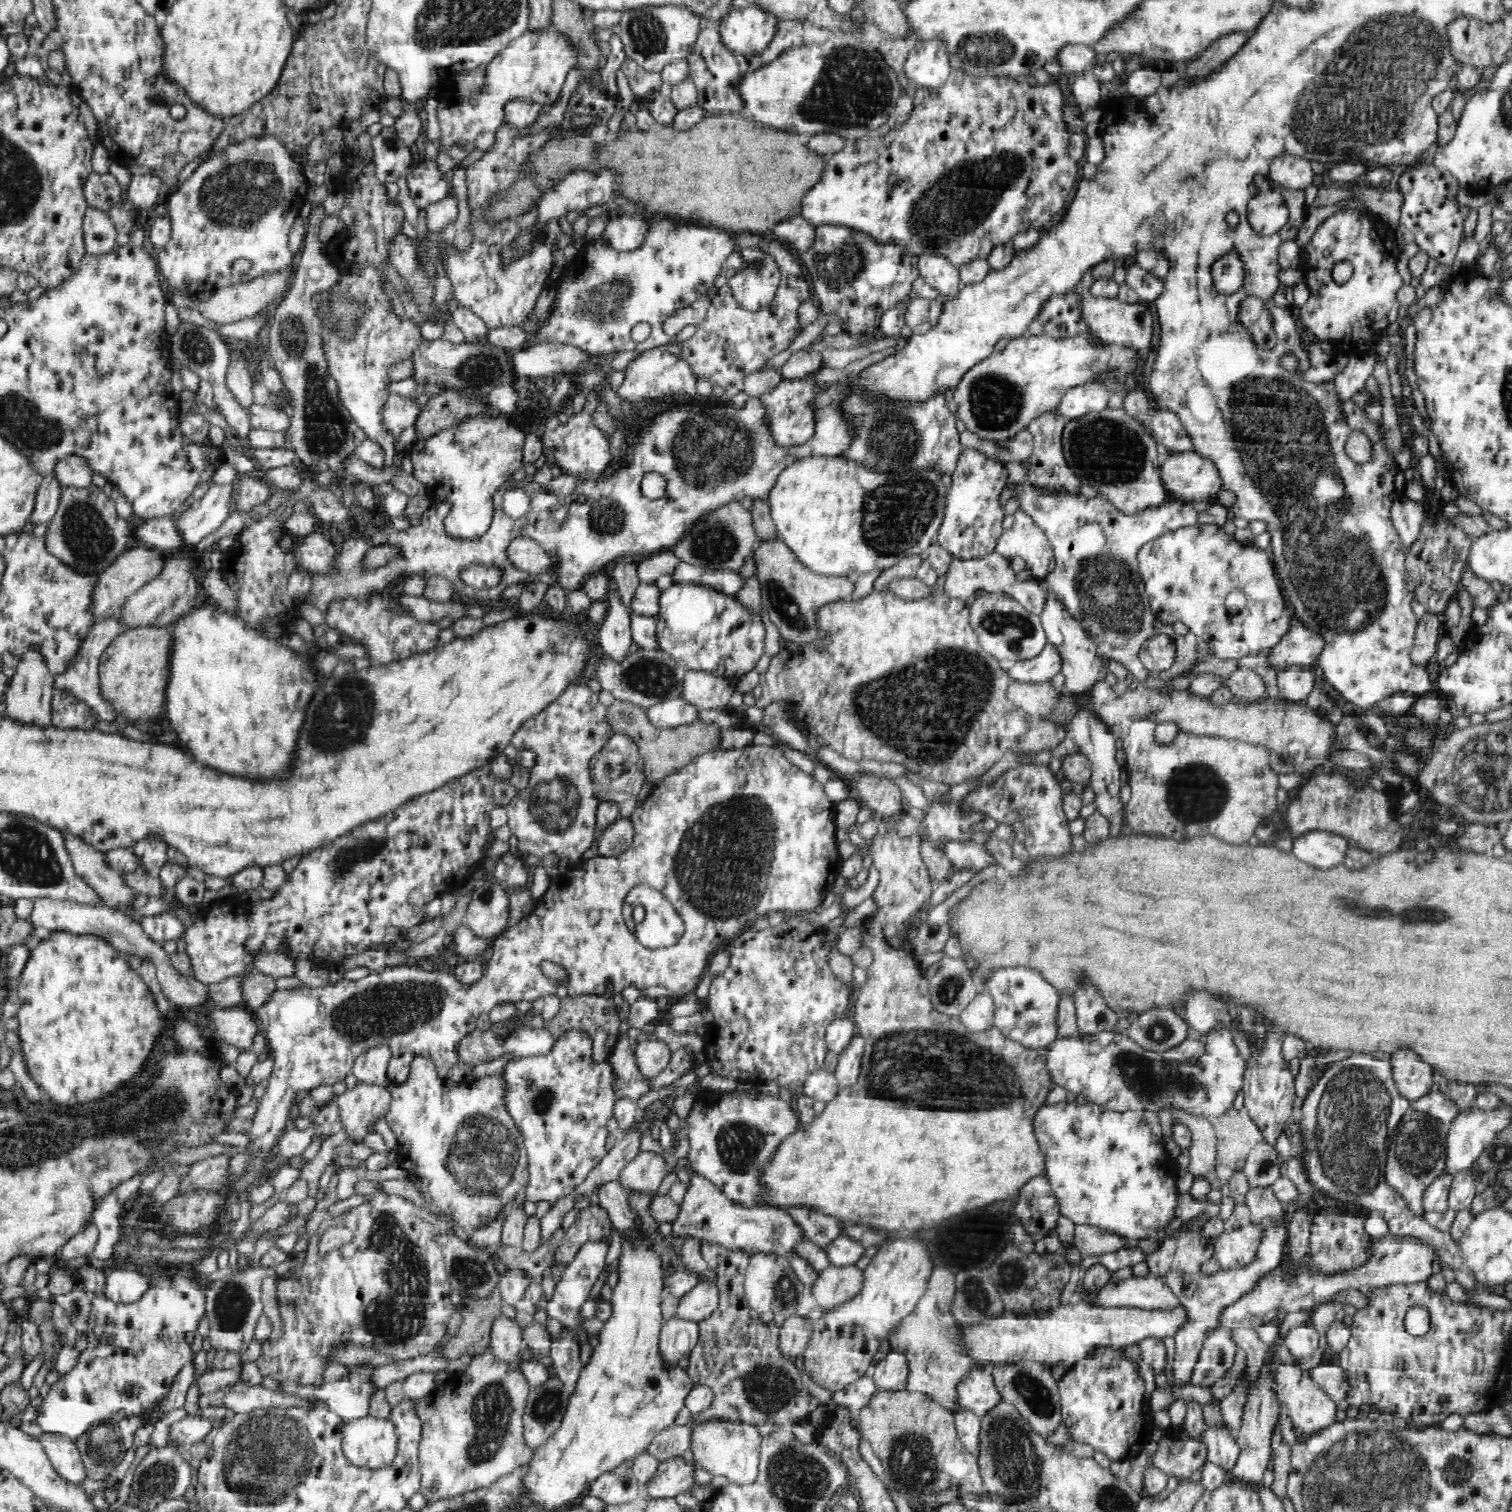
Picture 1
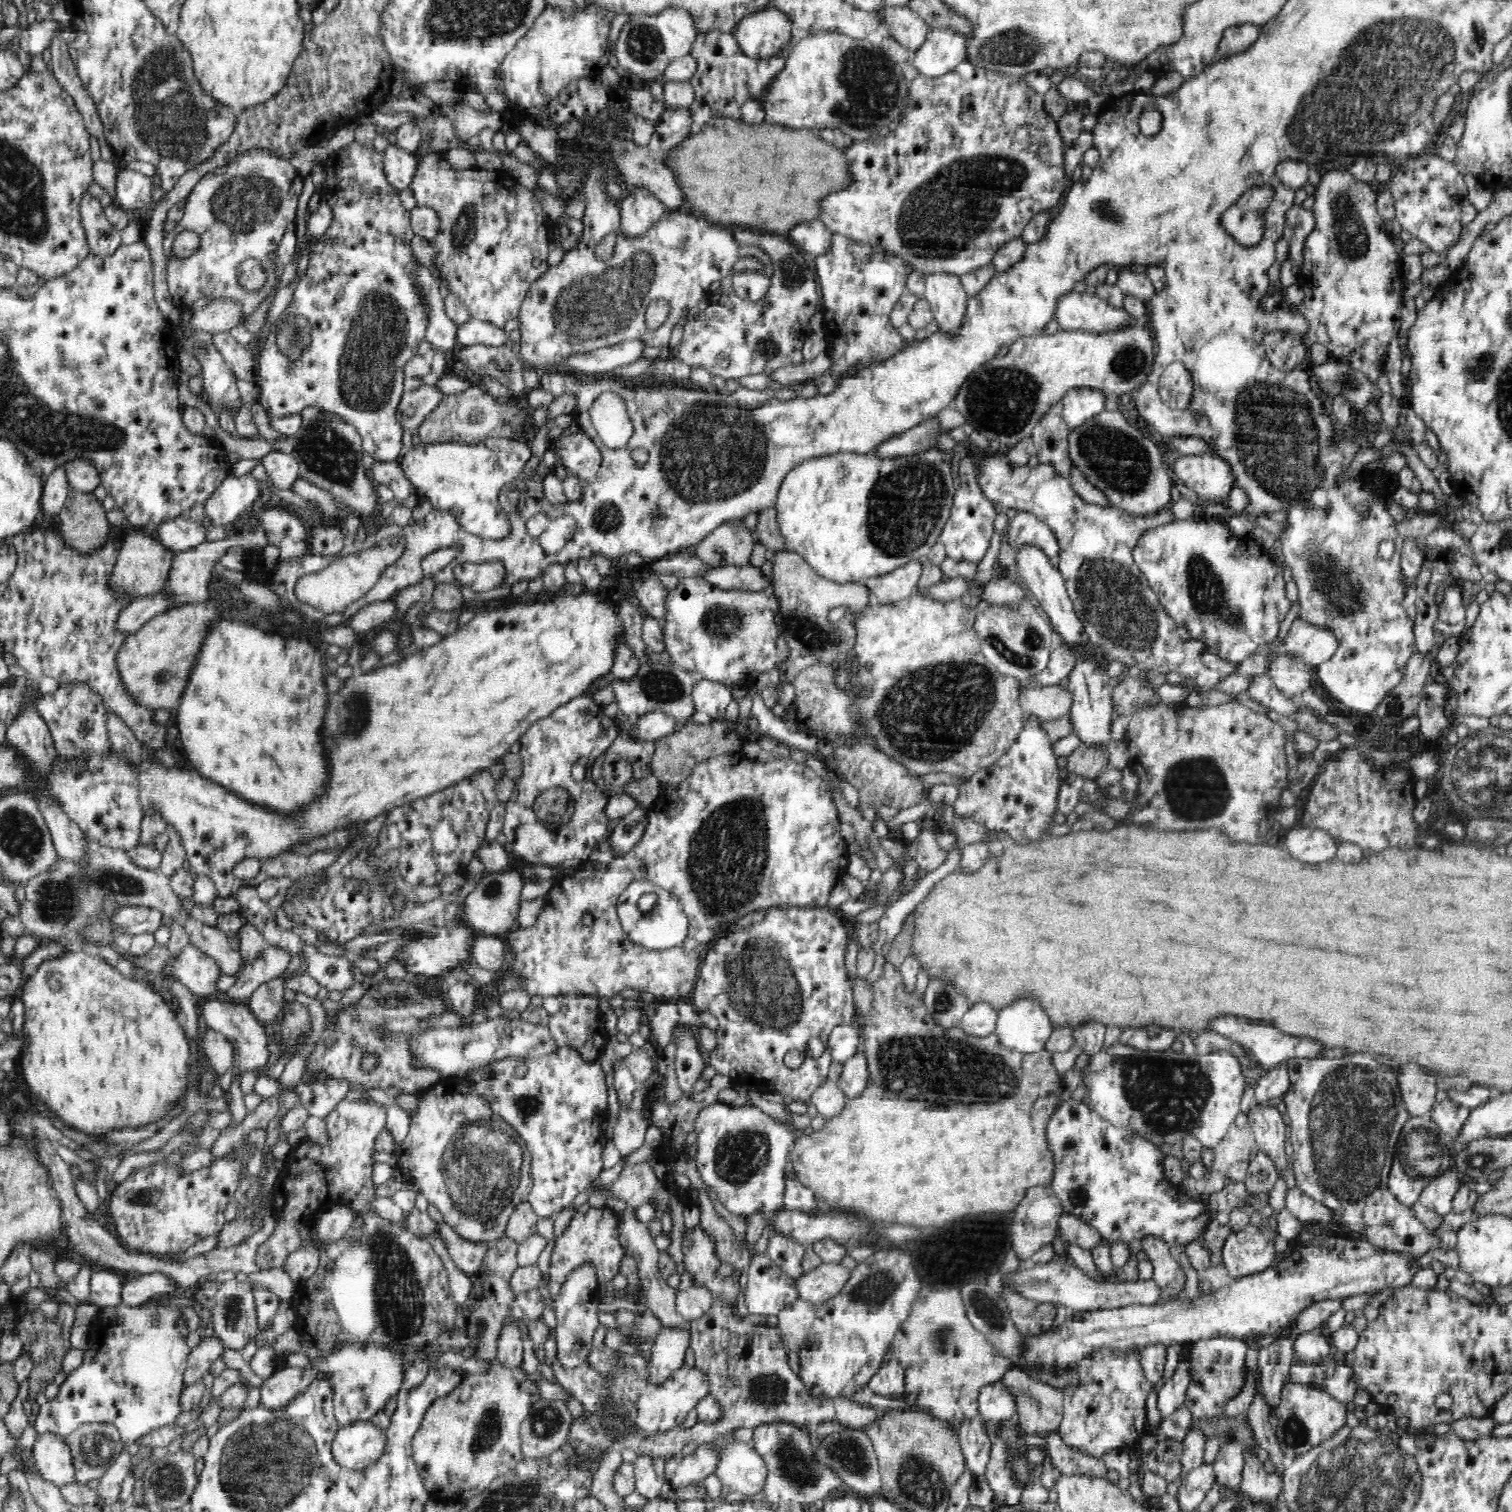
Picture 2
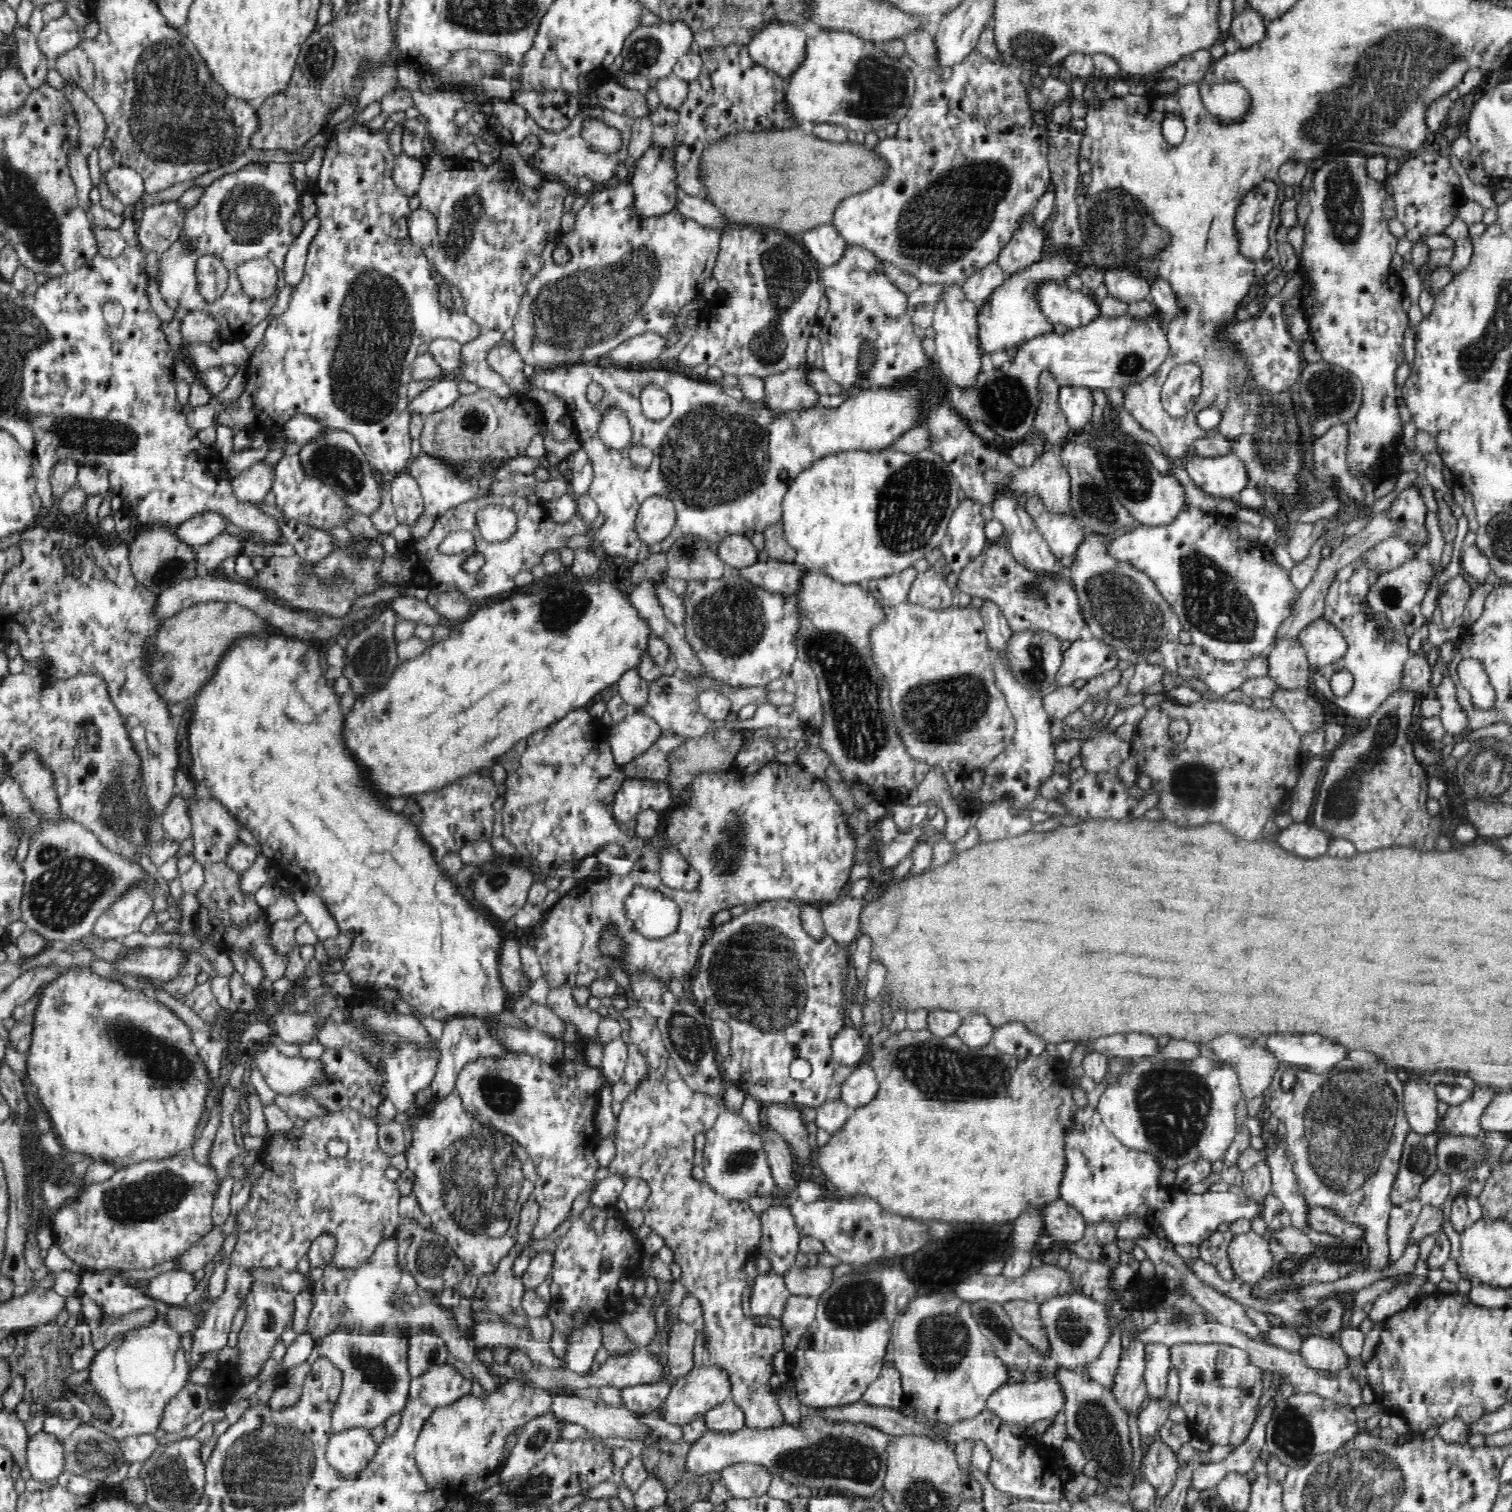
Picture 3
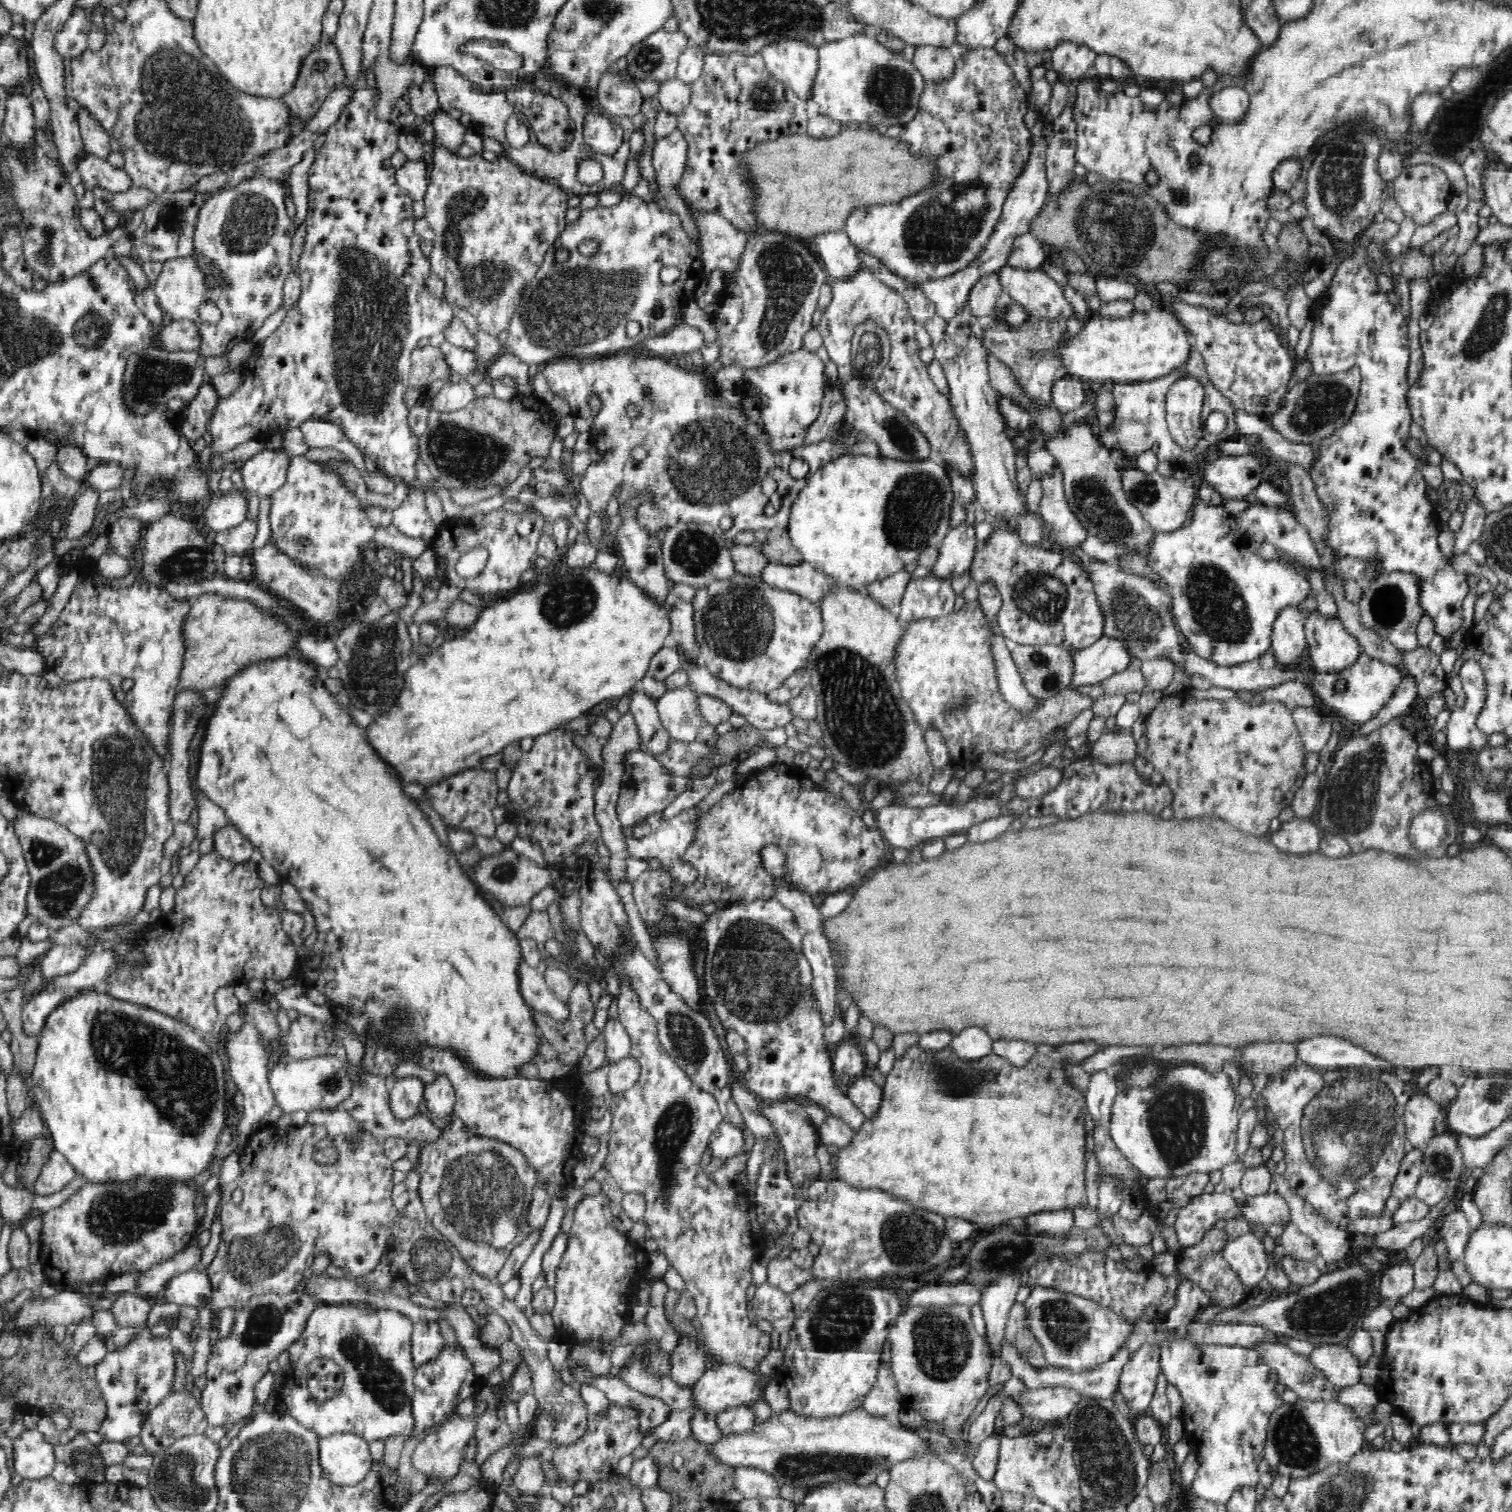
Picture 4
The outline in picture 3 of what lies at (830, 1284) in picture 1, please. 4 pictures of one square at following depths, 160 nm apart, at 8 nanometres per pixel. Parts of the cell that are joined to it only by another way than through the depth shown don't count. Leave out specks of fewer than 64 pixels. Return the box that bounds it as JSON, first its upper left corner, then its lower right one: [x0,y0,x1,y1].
[784,1264,834,1300]

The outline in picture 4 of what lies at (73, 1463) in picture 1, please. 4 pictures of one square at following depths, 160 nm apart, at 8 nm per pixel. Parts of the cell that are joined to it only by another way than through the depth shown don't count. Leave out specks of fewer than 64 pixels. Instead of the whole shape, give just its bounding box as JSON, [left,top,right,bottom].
[13,1428,56,1480]

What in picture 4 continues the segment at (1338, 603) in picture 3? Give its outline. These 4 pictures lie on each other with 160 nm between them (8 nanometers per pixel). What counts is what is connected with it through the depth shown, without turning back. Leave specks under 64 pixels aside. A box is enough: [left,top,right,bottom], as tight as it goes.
[1312,651,1402,724]

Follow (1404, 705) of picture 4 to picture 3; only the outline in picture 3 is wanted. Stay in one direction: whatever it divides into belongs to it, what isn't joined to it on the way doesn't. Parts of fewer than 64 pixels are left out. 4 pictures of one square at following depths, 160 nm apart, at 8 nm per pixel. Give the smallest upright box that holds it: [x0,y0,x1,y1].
[1402,647,1431,694]

